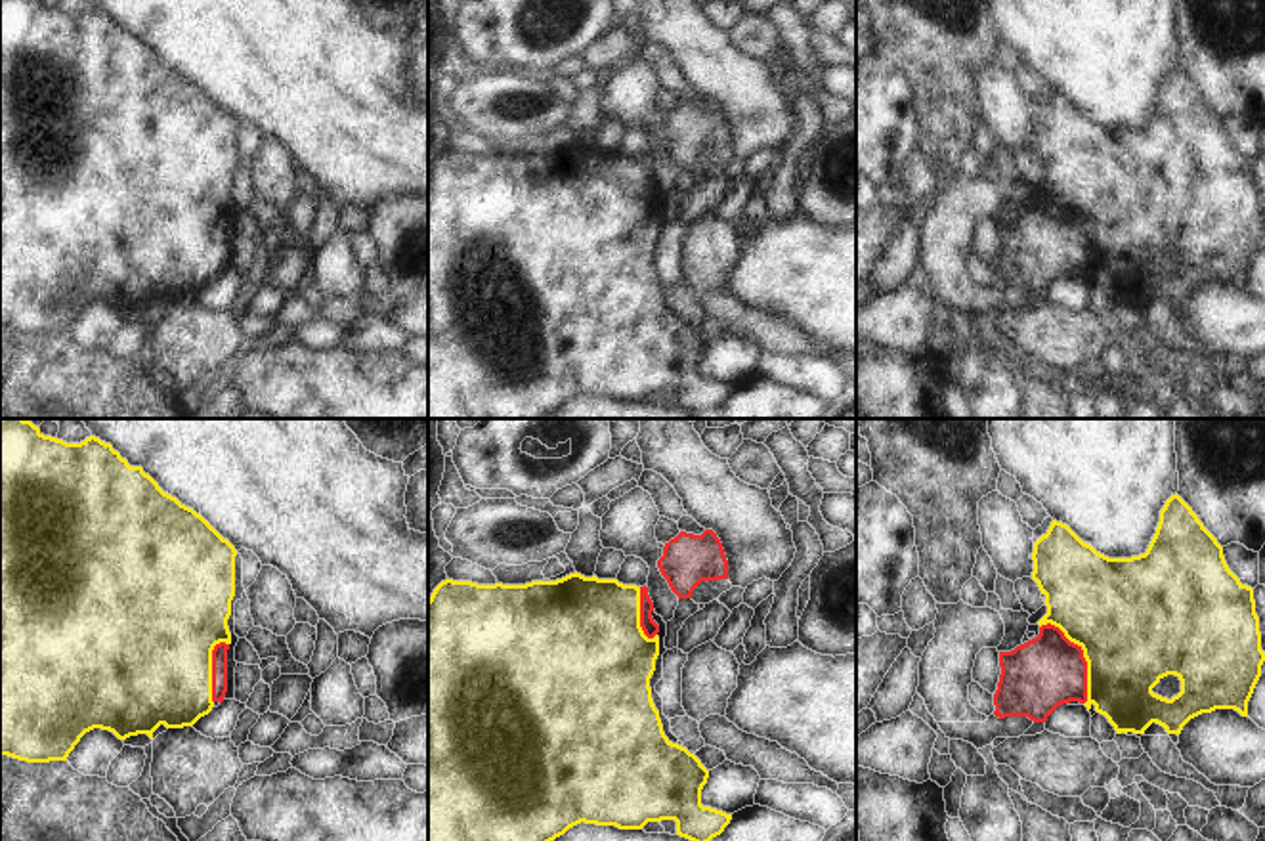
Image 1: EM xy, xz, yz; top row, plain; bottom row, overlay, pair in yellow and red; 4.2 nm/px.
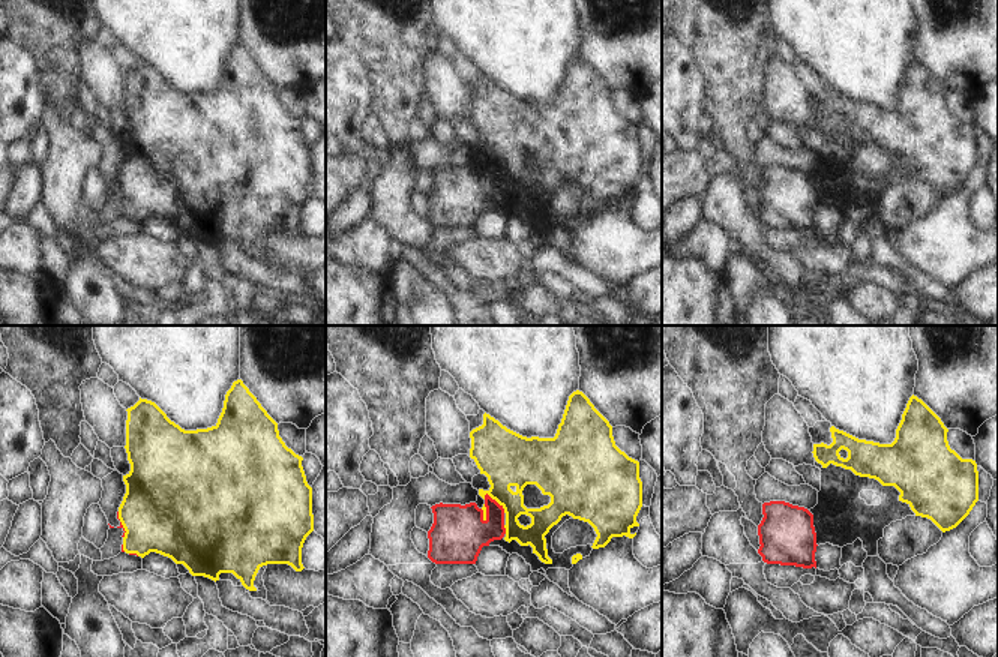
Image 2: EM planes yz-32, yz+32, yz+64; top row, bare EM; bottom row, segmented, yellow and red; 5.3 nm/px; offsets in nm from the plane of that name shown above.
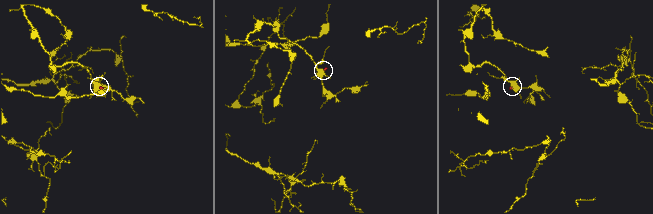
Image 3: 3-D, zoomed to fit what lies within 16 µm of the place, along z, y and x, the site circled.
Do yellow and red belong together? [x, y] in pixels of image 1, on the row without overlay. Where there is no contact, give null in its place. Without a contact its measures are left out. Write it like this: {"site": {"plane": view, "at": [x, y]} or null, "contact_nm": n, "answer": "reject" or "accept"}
{"site": {"plane": "yz", "at": [1084, 228]}, "contact_nm": 380, "answer": "accept"}

